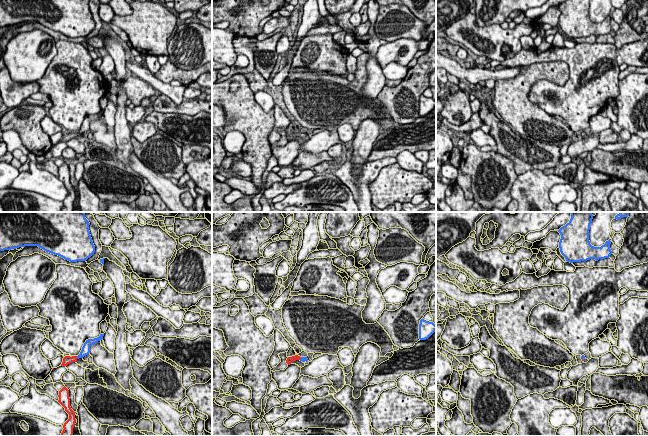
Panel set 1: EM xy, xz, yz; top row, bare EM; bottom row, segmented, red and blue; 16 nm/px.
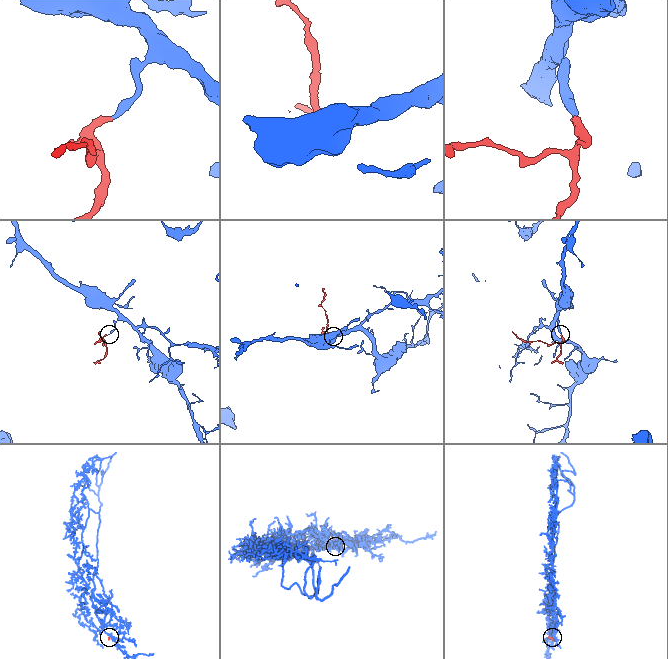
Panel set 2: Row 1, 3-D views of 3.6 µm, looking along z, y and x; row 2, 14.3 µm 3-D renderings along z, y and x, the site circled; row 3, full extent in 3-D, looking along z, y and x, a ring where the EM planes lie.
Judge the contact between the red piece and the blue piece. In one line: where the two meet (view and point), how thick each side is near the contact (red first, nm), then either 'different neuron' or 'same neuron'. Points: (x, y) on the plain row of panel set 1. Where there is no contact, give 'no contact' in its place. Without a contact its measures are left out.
xy (76, 133) | 130/130 nm | same neuron

